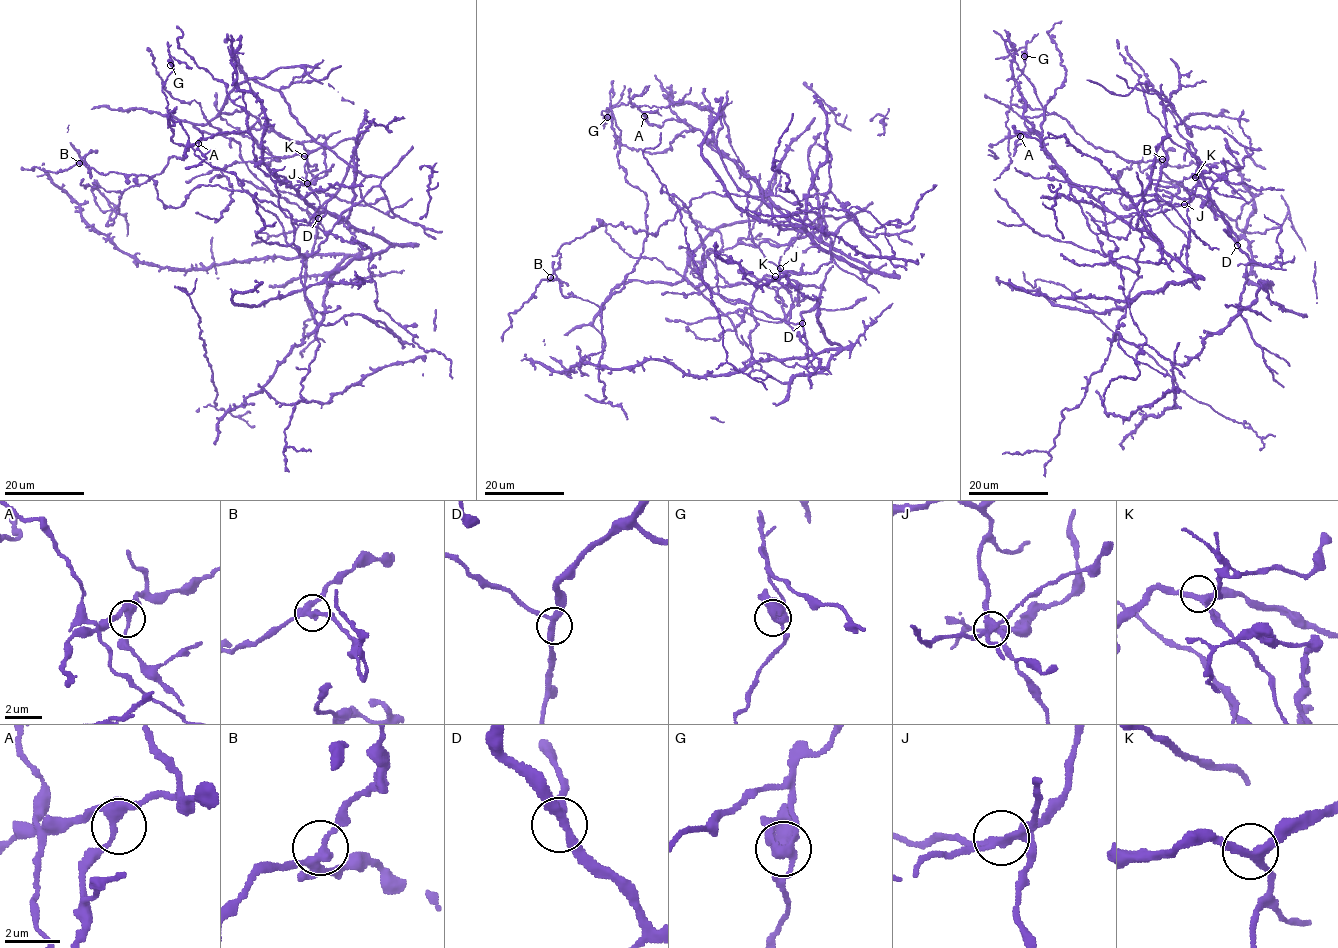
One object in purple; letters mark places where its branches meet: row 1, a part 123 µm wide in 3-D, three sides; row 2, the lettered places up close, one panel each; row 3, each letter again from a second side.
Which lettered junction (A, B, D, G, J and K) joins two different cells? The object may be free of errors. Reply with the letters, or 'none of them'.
none of them

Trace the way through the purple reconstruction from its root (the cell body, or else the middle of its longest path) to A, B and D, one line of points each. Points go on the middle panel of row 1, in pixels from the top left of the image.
A: (629, 183), (625, 171), (619, 164), (620, 145), (612, 127), (612, 108), (630, 102), (644, 116)
B: (629, 183), (612, 112), (629, 102), (698, 129), (762, 196), (703, 193), (654, 236), (600, 225), (550, 277)
D: (629, 183), (612, 108), (698, 129), (745, 171), (751, 241), (780, 270), (714, 292), (802, 323)

